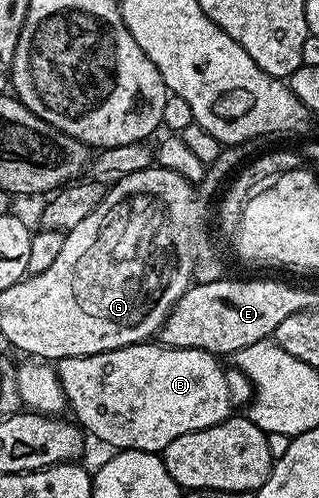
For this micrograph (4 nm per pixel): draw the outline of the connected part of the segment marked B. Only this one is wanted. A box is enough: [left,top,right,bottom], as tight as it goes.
[55,342,234,454]

